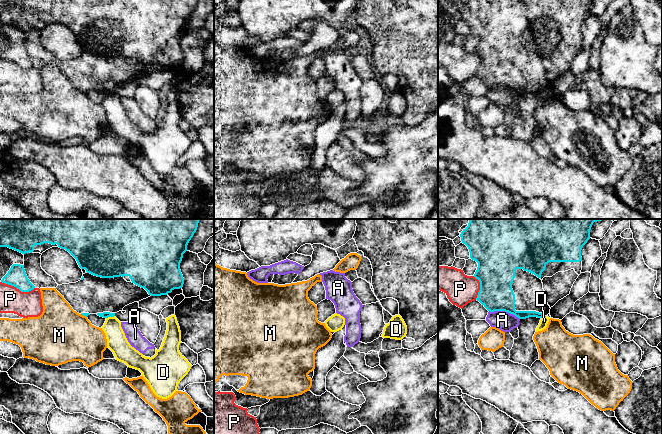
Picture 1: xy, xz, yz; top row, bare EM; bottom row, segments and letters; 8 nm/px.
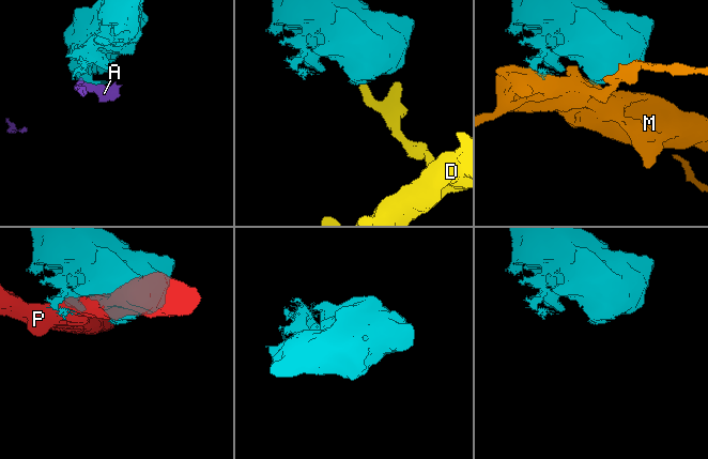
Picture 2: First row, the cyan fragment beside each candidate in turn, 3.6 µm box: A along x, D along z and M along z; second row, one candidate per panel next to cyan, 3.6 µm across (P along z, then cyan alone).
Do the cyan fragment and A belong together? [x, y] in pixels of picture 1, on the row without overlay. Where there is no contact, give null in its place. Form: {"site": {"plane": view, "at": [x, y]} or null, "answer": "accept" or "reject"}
{"site": {"plane": "yz", "at": [504, 86]}, "answer": "reject"}

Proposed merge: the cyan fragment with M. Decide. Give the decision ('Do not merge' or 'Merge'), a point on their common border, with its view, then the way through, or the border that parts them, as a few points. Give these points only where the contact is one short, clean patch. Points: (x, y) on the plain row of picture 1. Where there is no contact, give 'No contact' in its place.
Do not merge. Touches cyan at xy (83, 91)

